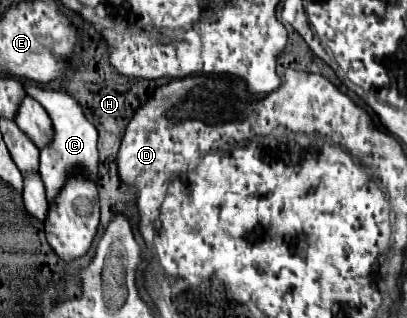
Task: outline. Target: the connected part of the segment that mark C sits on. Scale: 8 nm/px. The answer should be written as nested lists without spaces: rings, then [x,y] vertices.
[[[26,82],[24,90],[28,96],[32,96],[34,100],[38,100],[44,106],[44,110],[48,112],[48,116],[52,120],[52,128],[54,128],[50,144],[46,144],[46,148],[40,148],[40,176],[44,180],[48,200],[52,200],[54,194],[58,192],[58,188],[62,188],[62,184],[64,184],[62,180],[66,178],[66,172],[74,166],[82,166],[86,170],[86,174],[96,180],[98,132],[96,132],[94,124],[90,124],[88,118],[84,116],[84,108],[80,106],[80,102],[66,88],[54,88],[50,84]]]

